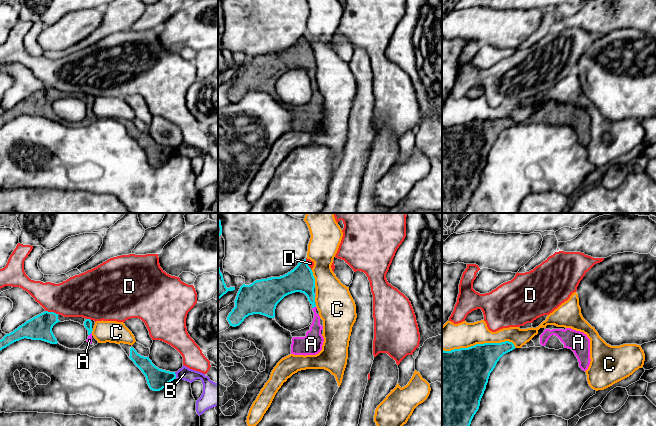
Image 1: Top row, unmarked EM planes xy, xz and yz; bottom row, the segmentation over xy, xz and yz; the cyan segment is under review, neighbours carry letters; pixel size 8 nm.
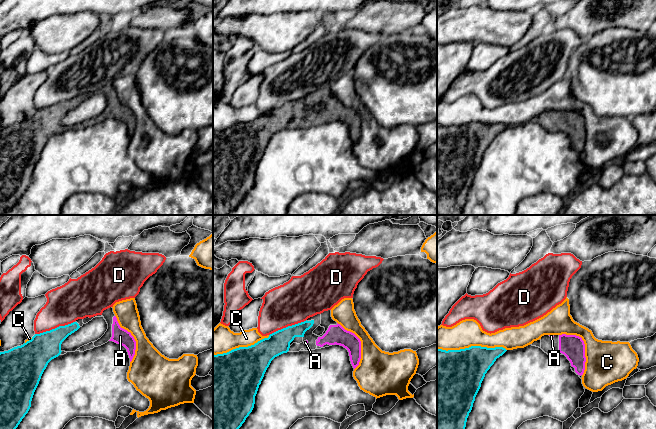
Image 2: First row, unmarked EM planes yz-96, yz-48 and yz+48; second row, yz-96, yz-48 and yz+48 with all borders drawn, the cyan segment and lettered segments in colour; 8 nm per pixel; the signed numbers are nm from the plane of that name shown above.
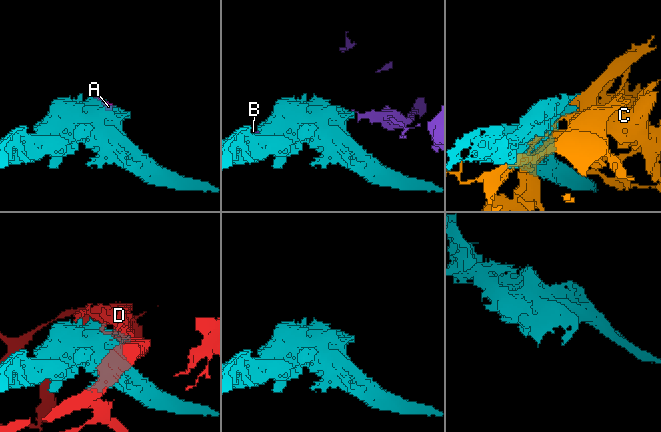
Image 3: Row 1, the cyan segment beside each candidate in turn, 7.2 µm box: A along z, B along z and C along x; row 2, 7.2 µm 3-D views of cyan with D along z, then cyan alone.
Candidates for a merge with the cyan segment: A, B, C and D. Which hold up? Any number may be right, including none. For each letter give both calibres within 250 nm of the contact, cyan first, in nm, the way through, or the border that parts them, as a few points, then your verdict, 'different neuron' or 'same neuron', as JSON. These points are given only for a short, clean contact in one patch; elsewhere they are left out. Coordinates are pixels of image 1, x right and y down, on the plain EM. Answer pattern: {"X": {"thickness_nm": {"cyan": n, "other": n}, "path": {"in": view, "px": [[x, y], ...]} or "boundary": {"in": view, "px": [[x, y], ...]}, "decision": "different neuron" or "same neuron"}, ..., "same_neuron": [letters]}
{"A": {"thickness_nm": {"cyan": 200, "other": 140}, "decision": "same neuron"}, "B": {"thickness_nm": {"cyan": 170, "other": 100}, "boundary": {"in": "xy", "px": [[174, 148], [176, 153]]}, "decision": "different neuron"}, "C": {"thickness_nm": {"cyan": 380, "other": 220}, "decision": "different neuron"}, "D": {"thickness_nm": {"cyan": 190, "other": 320}, "decision": "different neuron"}, "same_neuron": ["A"]}

